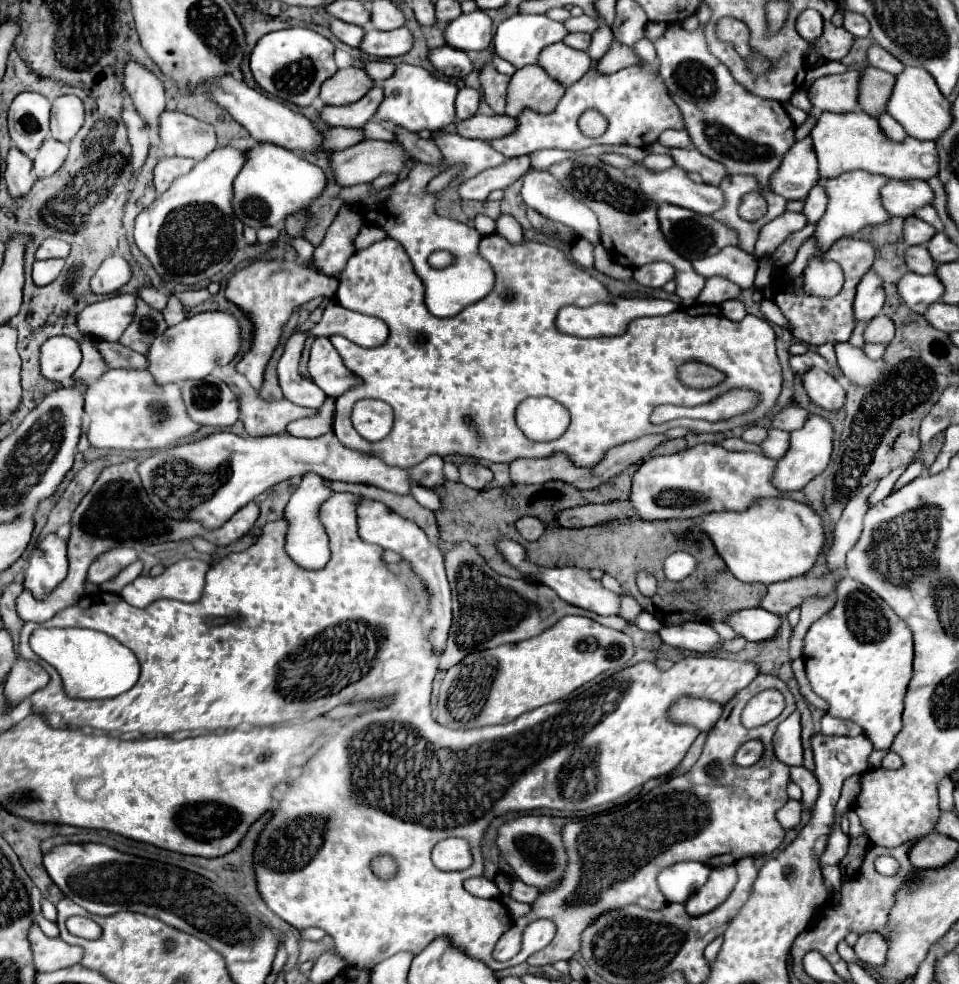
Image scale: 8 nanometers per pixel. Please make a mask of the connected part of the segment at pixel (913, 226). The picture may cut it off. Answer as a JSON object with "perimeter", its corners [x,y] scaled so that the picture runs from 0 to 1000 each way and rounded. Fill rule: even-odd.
{"perimeter":[[[947,221],[943,227],[943,245],[947,249],[966,249],[976,239],[976,233],[957,221]]]}

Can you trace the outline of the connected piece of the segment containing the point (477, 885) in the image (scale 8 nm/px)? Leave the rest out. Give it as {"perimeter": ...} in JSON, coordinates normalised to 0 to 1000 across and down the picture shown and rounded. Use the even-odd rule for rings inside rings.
{"perimeter":[[[494,891],[494,893],[486,893],[484,895],[484,903],[494,910],[494,912],[505,912],[505,914],[515,914],[521,910],[519,901],[515,895],[507,893],[507,891]]]}

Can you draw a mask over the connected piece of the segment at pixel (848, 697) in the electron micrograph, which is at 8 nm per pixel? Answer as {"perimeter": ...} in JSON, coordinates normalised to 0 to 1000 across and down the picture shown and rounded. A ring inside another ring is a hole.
{"perimeter":[[[880,586],[872,597],[872,615],[855,627],[838,649],[840,686],[851,706],[863,712],[863,725],[893,733],[911,761],[928,761],[941,741],[943,704],[951,688],[951,641],[911,601]]]}

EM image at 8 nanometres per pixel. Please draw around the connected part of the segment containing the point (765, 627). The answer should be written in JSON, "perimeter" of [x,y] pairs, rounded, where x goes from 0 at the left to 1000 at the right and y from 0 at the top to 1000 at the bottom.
{"perimeter":[[[788,617],[788,619],[776,619],[772,623],[763,623],[757,631],[767,643],[772,643],[776,649],[786,651],[786,653],[795,653],[795,651],[803,651],[805,647],[811,645],[813,639],[813,627]]]}

